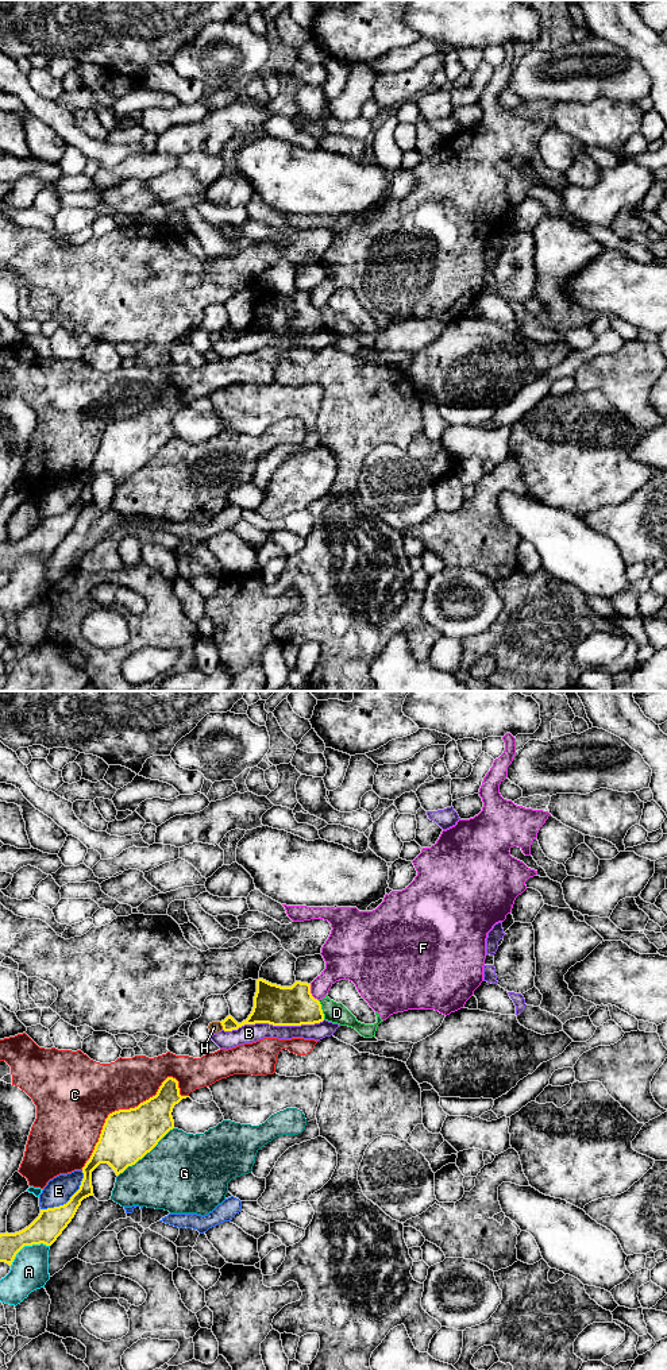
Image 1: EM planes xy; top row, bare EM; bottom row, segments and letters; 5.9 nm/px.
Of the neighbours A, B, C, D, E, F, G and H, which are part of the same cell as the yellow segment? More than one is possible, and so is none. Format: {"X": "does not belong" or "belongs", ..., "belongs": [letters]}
{"A": "does not belong", "B": "does not belong", "C": "does not belong", "D": "does not belong", "E": "does not belong", "F": "does not belong", "G": "does not belong", "H": "does not belong", "belongs": []}

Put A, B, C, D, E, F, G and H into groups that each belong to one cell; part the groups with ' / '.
A / B / C / D F / E / G / H

